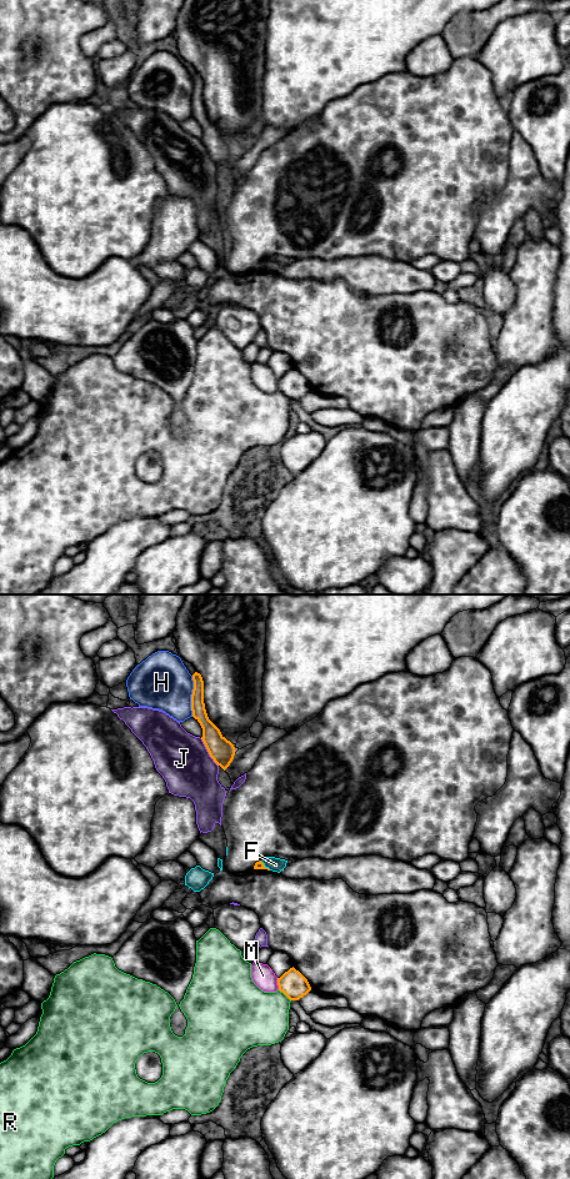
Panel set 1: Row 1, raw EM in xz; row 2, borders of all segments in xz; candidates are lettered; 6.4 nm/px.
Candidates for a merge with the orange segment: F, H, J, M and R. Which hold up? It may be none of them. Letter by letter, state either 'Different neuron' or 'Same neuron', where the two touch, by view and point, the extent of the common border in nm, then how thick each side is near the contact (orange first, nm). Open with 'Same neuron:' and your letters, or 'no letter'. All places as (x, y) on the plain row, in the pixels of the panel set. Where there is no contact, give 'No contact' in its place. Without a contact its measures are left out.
Same neuron: no letter
F: Different neuron. Touches orange at xz (264, 266). Shared border 90 nm. Thickness 50 nm (orange) against 90 nm
H: Different neuron. Touches orange at xz (191, 96). Shared border 260 nm. Thickness 100 nm (orange) against 360 nm
J: Different neuron. Touches orange at xz (208, 151). Shared border 220 nm. Thickness 160 nm (orange) against 340 nm
M: Different neuron. Touches orange at xz (278, 384). Shared border 70 nm. Thickness 170 nm (orange) against 140 nm
R: Different neuron. Touches orange at xz (284, 394). Shared border 120 nm. Thickness 170 nm (orange) against 360 nm

